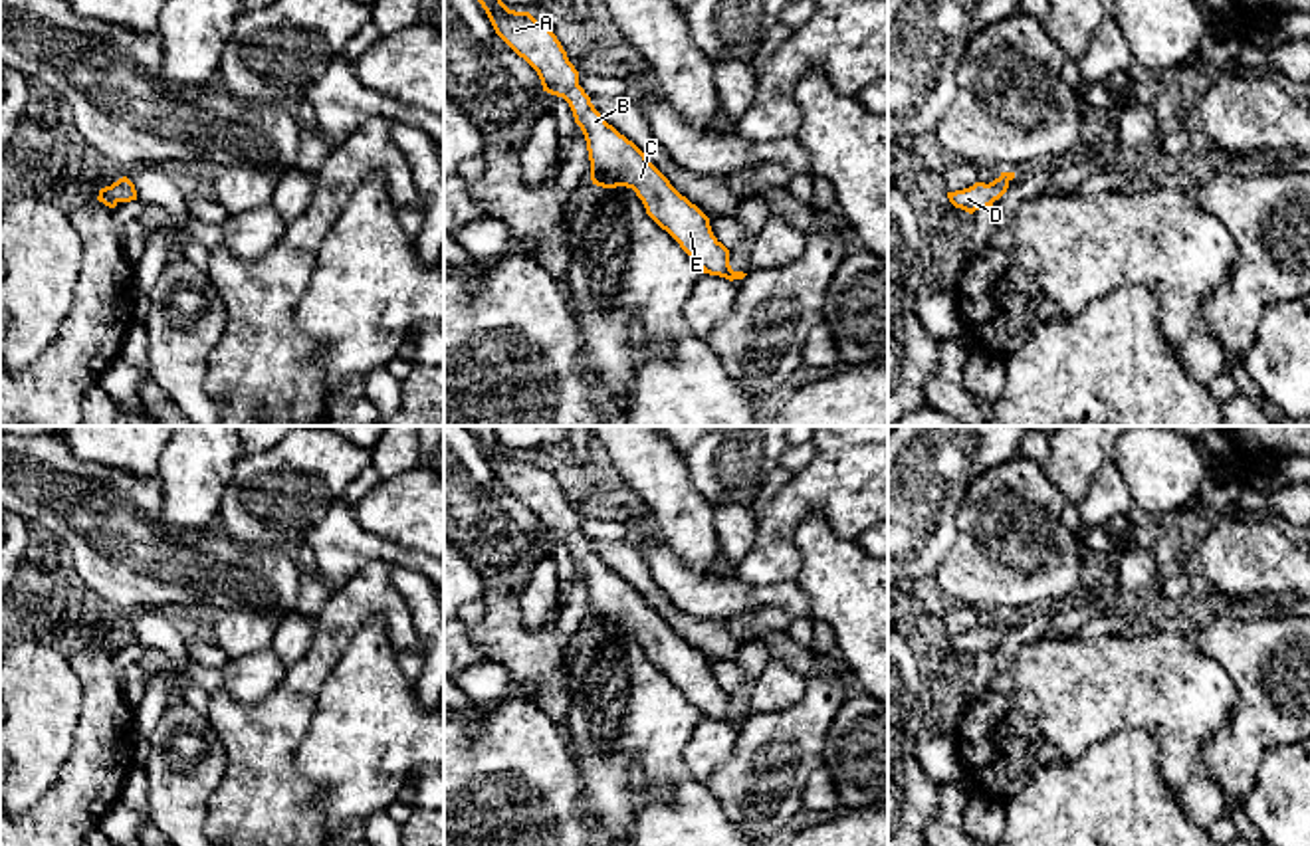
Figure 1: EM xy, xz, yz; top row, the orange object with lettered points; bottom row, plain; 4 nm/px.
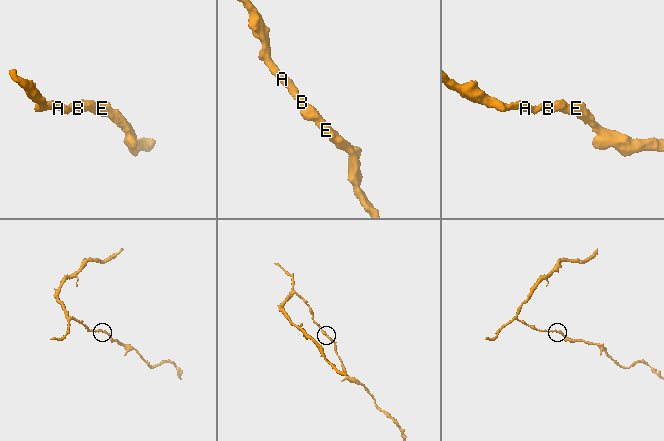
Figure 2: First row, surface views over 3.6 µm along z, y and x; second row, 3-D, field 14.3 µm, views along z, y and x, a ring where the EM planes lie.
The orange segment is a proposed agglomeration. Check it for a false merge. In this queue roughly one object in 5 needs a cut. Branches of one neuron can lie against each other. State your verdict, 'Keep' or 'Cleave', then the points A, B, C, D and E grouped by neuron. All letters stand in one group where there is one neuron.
Keep. Groups: A B C D E

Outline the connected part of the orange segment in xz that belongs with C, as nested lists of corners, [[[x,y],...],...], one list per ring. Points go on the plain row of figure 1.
[[[491,426],[466,428],[474,434],[495,477],[537,515],[543,535],[569,547],[587,584],[593,628],[632,632],[646,658],[680,687],[704,717],[729,725],[743,723],[747,717],[731,713],[729,693],[713,680],[710,662],[595,553],[557,479],[529,456],[509,454]]]

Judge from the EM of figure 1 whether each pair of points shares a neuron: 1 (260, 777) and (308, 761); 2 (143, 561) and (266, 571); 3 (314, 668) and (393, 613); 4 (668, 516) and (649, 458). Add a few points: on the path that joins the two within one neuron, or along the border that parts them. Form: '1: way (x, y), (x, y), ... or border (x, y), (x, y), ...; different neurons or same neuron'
1: border (310, 722), (294, 765), (314, 785), (320, 805); different neurons
2: way (173, 567), (236, 571); same neuron
3: way (327, 646), (361, 609), (371, 609); same neuron
4: way (668, 502), (668, 490), (658, 472); same neuron

